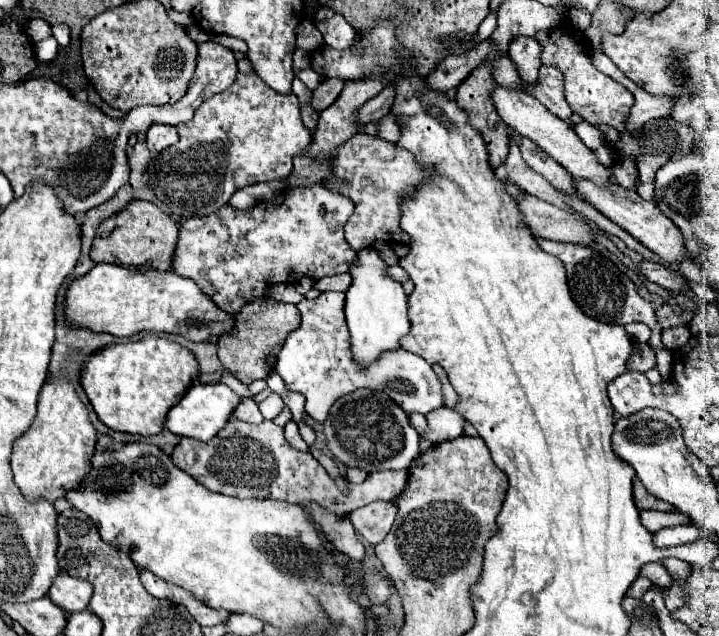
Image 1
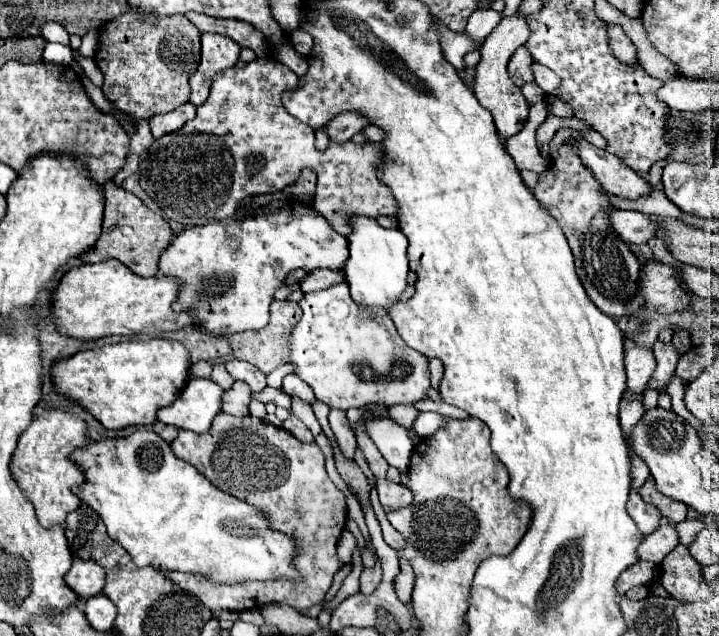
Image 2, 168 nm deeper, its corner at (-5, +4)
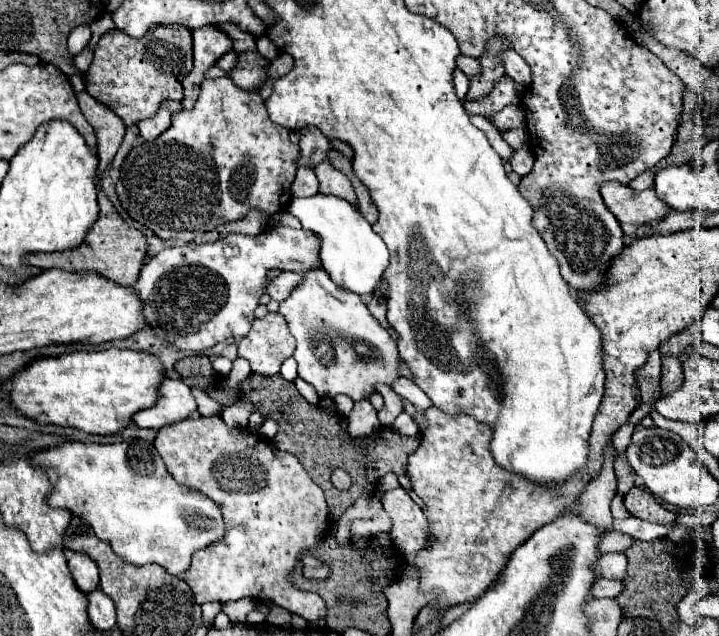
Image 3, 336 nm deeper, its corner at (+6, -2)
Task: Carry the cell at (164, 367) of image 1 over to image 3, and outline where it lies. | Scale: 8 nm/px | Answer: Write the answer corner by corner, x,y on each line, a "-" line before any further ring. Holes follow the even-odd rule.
108,348
102,352
70,352
58,358
38,358
28,366
28,370
20,370
12,382
8,382
8,402
26,418
36,424
56,424
78,428
88,434
114,434
132,424
132,414
144,408
150,408
158,398
158,386
164,378
162,364
156,356
148,352
132,352

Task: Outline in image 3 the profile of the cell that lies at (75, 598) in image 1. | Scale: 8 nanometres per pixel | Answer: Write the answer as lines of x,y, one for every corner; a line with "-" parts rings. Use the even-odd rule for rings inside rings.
68,552
68,568
70,568
74,582
80,590
84,590
88,594
98,588
98,584
100,584
98,566
92,558
88,558
80,552

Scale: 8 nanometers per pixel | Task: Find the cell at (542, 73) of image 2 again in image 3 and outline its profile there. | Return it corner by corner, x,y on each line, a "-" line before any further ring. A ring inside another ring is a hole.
506,50
500,52
500,58
504,58
504,70
514,82
522,86
528,86
532,82
532,72
520,54
516,54
514,50

